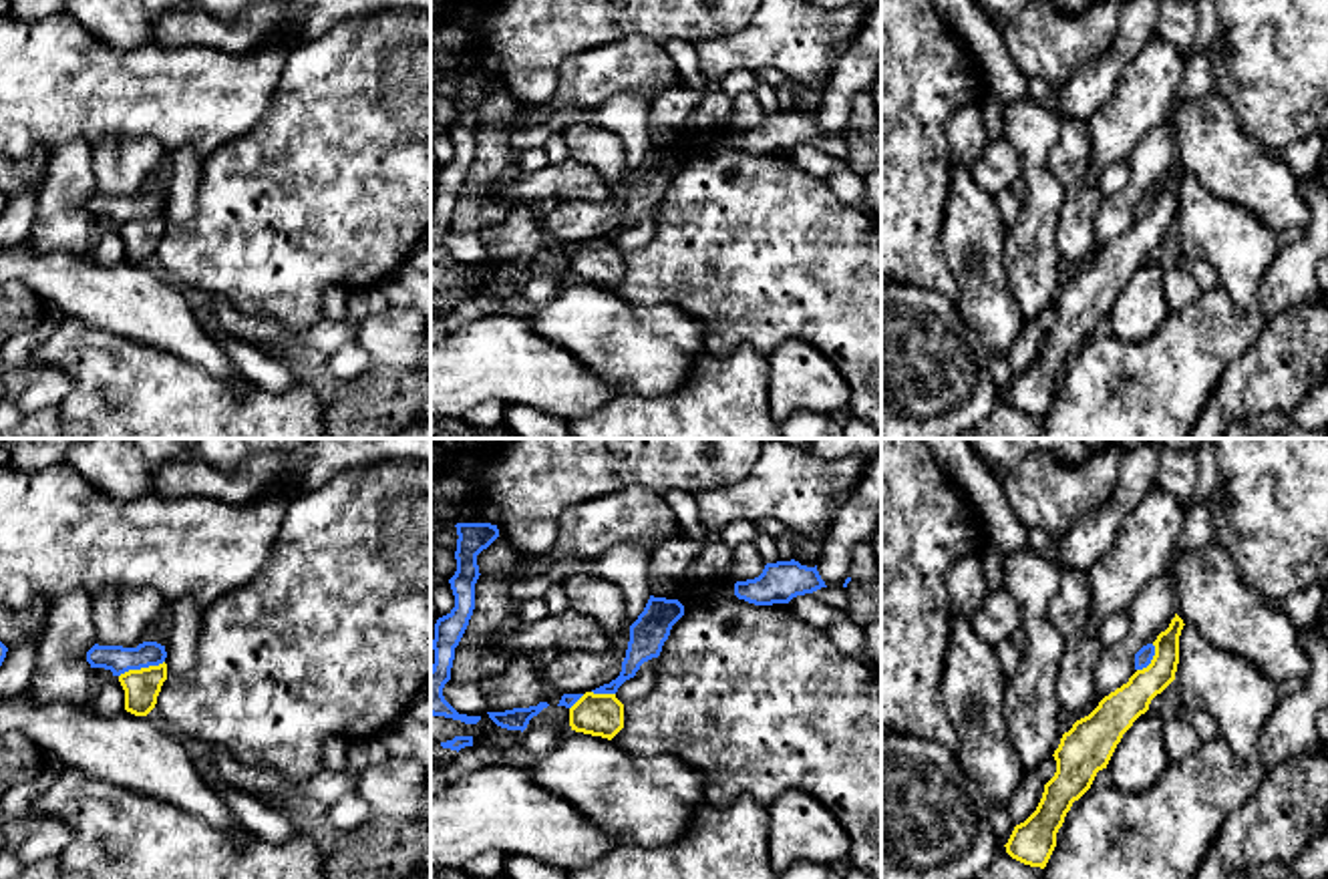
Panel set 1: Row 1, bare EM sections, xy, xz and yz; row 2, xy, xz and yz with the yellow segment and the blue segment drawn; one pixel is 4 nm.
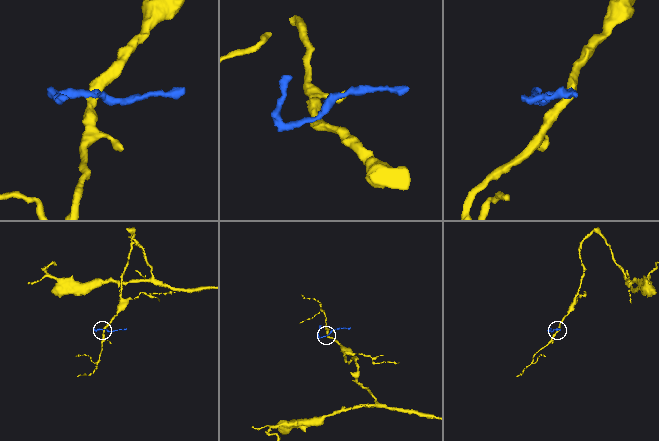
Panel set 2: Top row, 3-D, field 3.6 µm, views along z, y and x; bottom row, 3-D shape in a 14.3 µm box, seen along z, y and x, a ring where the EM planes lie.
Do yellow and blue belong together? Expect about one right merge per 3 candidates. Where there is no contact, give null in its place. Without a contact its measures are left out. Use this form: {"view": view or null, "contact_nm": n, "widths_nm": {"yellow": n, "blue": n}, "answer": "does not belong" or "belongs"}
{"view": "xy", "contact_nm": 200, "widths_nm": {"yellow": 140, "blue": 110}, "answer": "does not belong"}

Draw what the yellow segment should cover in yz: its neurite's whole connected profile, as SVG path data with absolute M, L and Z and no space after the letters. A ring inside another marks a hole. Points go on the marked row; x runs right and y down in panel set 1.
M1175 613L1169 628L1153 642L1151 664L1137 670L1127 684L1105 696L1089 716L1062 734L1052 754L1054 776L1044 784L1036 811L1014 827L1004 845L1012 859L1030 867L1046 867L1072 803L1091 788L1097 772L1107 768L1123 734L1149 710L1151 700L1175 680L1183 626Z

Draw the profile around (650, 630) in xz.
M650 595L644 611L630 626L630 642L622 672L610 684L604 684L594 694L616 694L618 688L636 676L640 666L652 658L658 658L664 642L670 636L672 626L684 616L684 605L678 599Z

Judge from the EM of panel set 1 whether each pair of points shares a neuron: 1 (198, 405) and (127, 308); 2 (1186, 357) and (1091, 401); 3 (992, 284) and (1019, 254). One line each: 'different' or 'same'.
1: different
2: same
3: different

